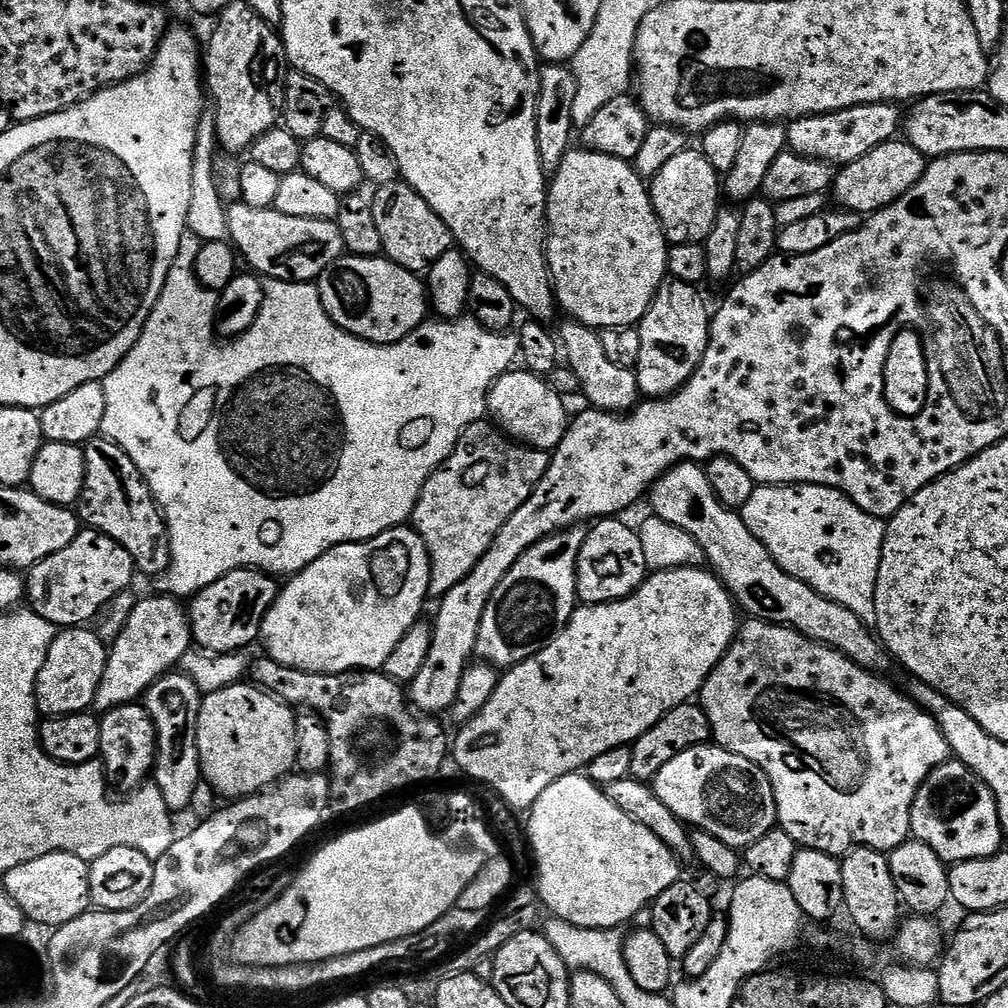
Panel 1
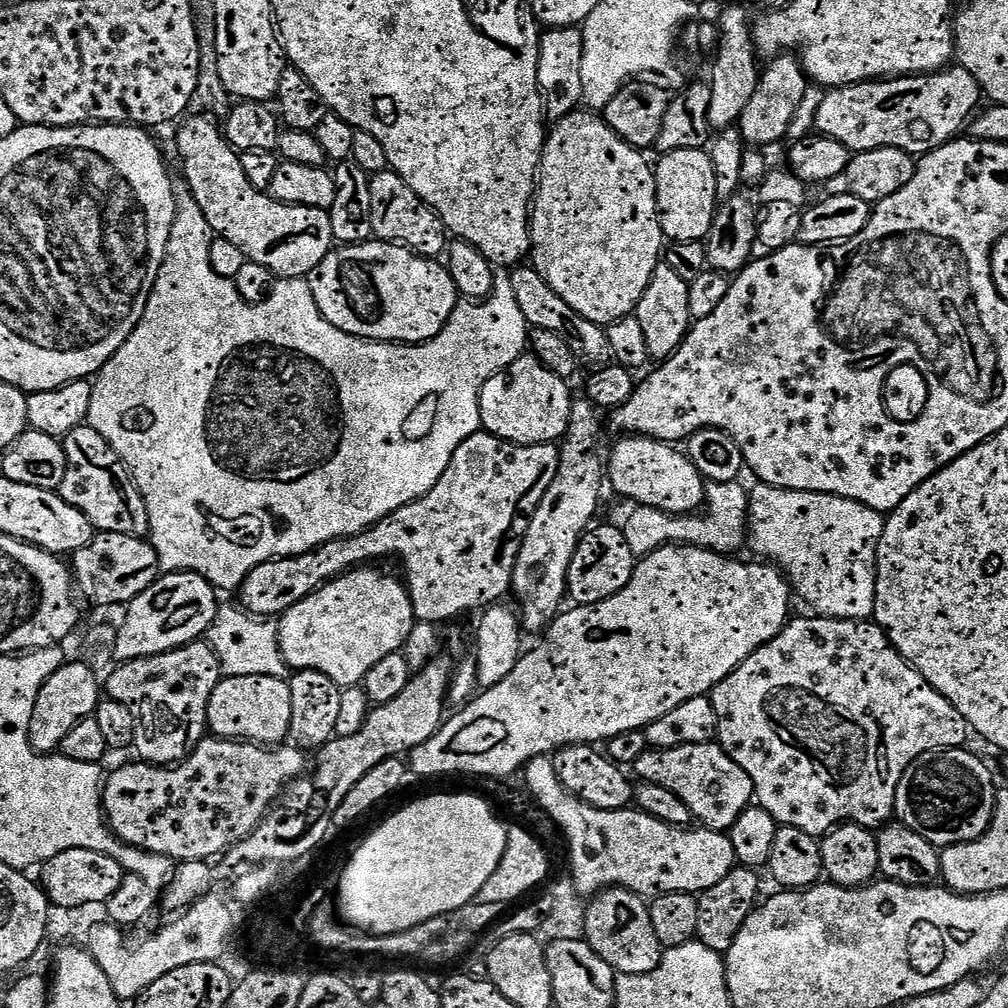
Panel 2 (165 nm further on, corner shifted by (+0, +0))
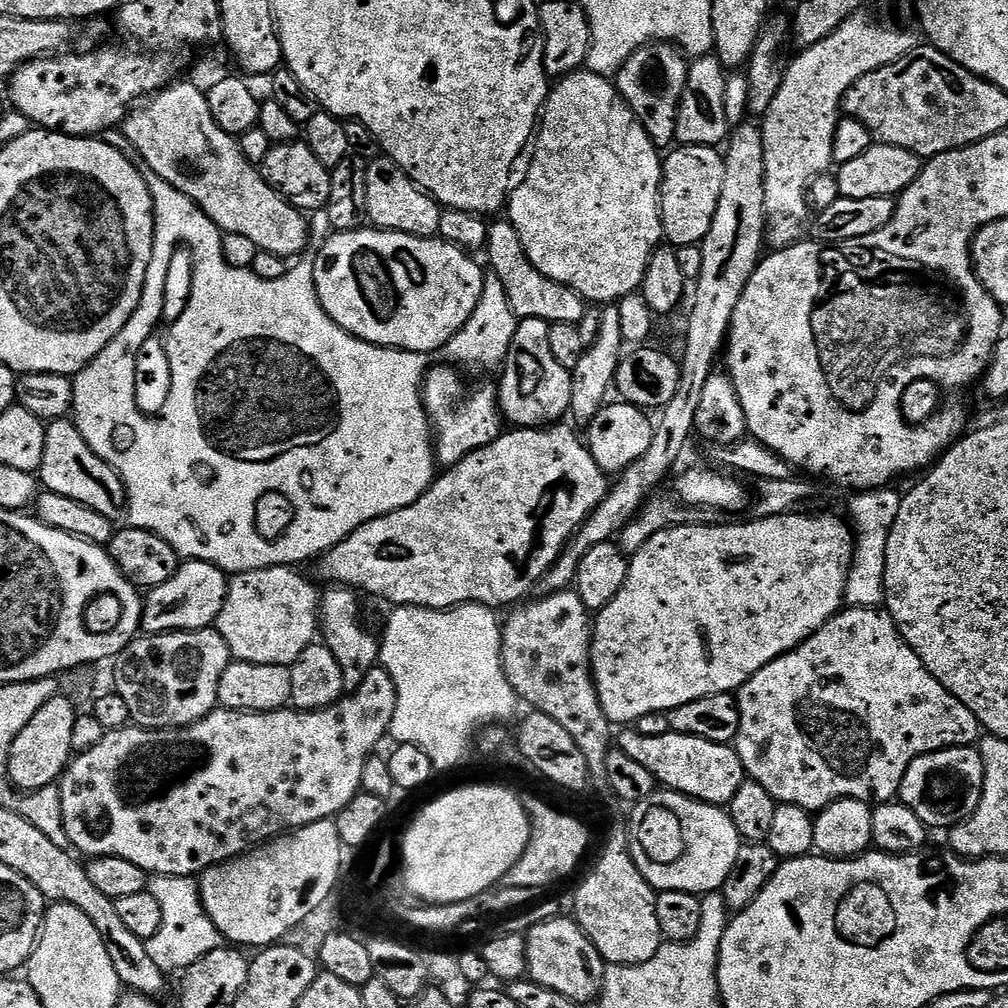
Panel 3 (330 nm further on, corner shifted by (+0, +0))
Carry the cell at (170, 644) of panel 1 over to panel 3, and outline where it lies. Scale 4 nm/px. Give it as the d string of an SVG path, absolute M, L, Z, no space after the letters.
M205 560L181 563L166 582L147 593L144 604L143 631L148 634L162 632L193 632L199 628L213 627L226 602L229 577L221 568L215 568Z

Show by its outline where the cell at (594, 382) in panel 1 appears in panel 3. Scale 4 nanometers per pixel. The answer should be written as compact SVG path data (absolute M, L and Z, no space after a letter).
M501 218L497 224L493 223L488 229L488 243L486 253L488 260L492 263L491 271L506 286L506 298L510 298L510 306L516 311L520 318L538 318L544 320L547 324L557 324L563 320L573 322L583 321L584 307L586 301L584 297L579 296L574 290L546 278L530 262L526 250L522 246L522 238L518 230L514 230L511 220Z

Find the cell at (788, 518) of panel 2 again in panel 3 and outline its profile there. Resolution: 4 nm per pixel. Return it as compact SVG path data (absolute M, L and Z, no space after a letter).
M891 487L879 490L864 490L848 504L848 512L851 527L855 532L854 551L851 553L851 567L848 570L848 581L844 595L849 605L858 608L876 608L884 604L884 575L886 574L886 542L890 538L890 530L894 526L894 518L898 518L900 509L901 493L893 490Z

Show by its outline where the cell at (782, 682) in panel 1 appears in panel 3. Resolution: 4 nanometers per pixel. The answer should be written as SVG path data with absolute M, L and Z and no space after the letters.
M845 607L837 616L830 618L826 626L822 626L813 636L806 638L806 642L774 658L774 662L762 666L758 674L751 676L739 688L735 697L740 711L740 725L734 747L740 756L745 773L760 784L762 790L766 790L766 794L773 796L777 805L799 806L813 814L830 806L835 800L860 800L863 804L873 806L895 801L902 786L902 778L910 762L914 762L914 758L943 748L972 746L982 736L982 729L976 715L961 700L954 698L954 694L950 694L950 690L946 690L946 686L942 686L942 682L938 682L938 678L934 678L930 670L926 670L922 658L918 658L918 654L914 654L914 650L904 641L892 617L876 608Z

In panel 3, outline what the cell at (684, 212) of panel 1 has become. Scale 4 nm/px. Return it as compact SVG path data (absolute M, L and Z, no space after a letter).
M676 146L663 157L660 222L663 239L669 245L685 248L704 243L706 234L710 234L710 222L714 222L714 210L718 210L718 198L722 198L723 177L724 157L715 147Z

